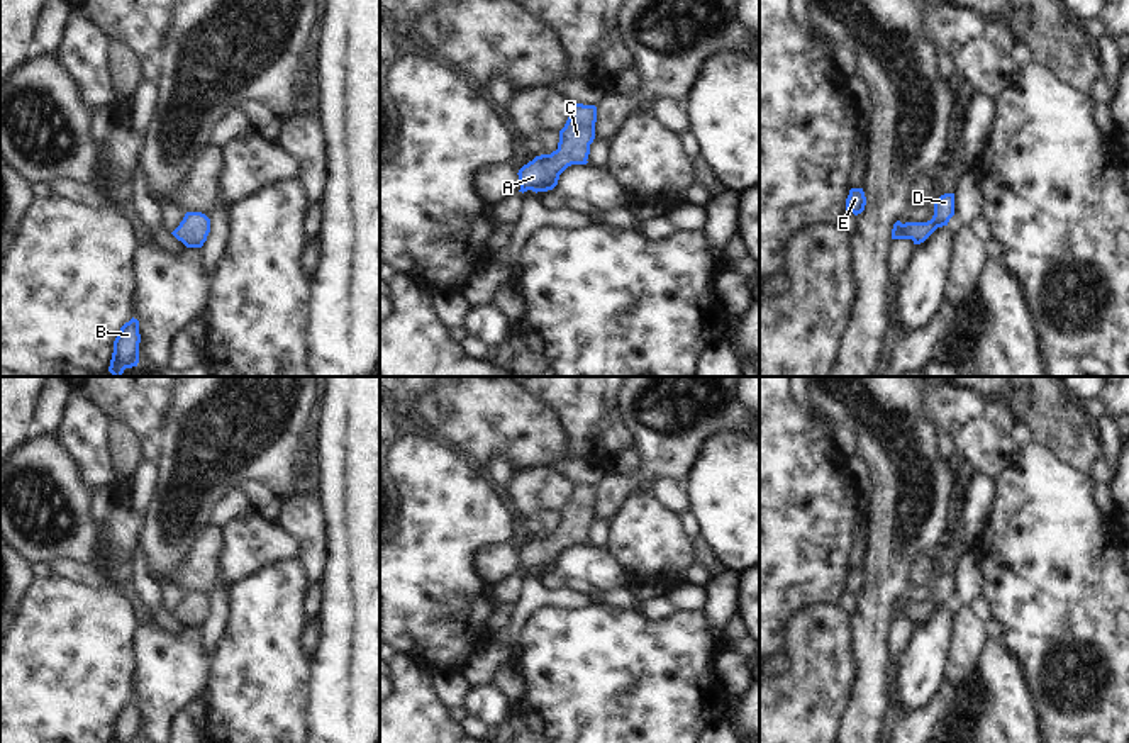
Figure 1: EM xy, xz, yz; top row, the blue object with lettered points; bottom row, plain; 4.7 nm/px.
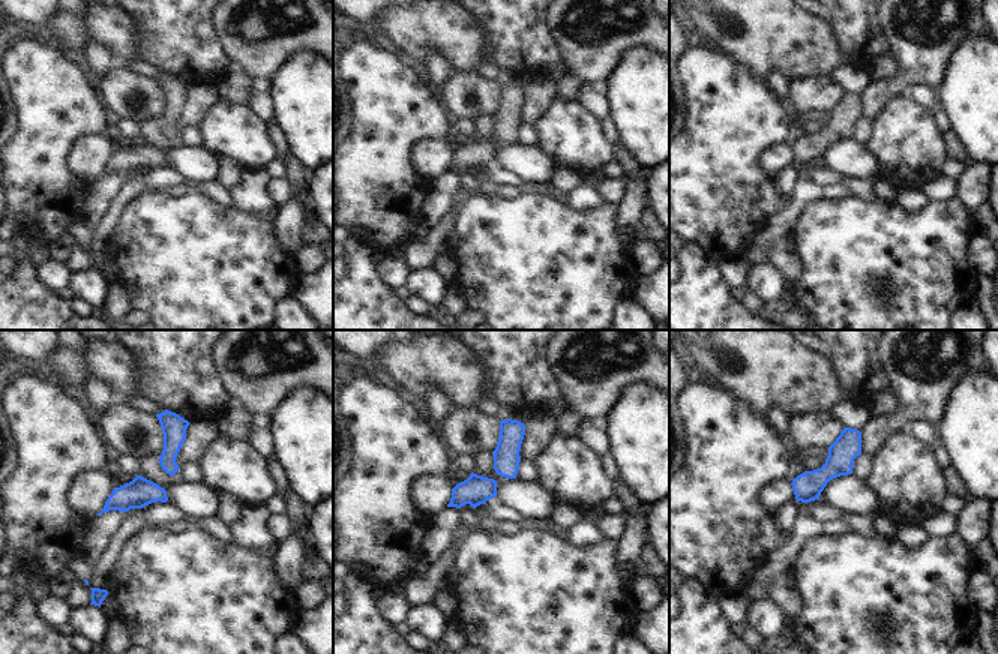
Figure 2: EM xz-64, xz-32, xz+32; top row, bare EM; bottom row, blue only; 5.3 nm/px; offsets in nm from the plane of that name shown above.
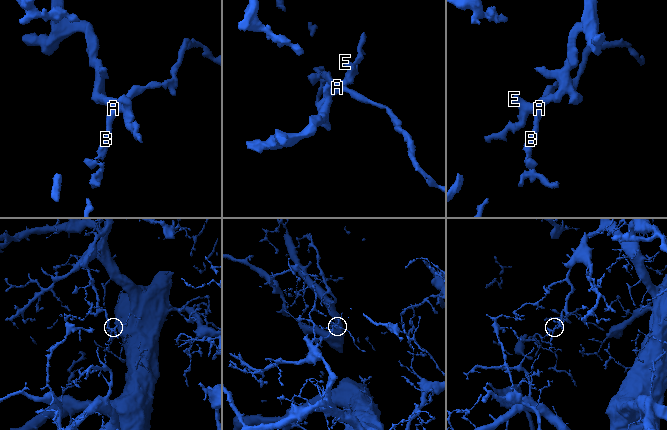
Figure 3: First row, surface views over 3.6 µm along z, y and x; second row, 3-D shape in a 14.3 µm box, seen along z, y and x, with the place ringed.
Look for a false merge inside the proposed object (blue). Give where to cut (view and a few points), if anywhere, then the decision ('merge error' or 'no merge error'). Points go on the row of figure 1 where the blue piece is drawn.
cut none; no merge error

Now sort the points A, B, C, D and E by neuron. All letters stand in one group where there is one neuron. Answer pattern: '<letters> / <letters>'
A B C D E

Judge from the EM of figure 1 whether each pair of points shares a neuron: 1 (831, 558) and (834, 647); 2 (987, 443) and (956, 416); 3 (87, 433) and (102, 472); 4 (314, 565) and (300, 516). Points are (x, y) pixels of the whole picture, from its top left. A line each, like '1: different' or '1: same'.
1: different
2: same
3: same
4: same

